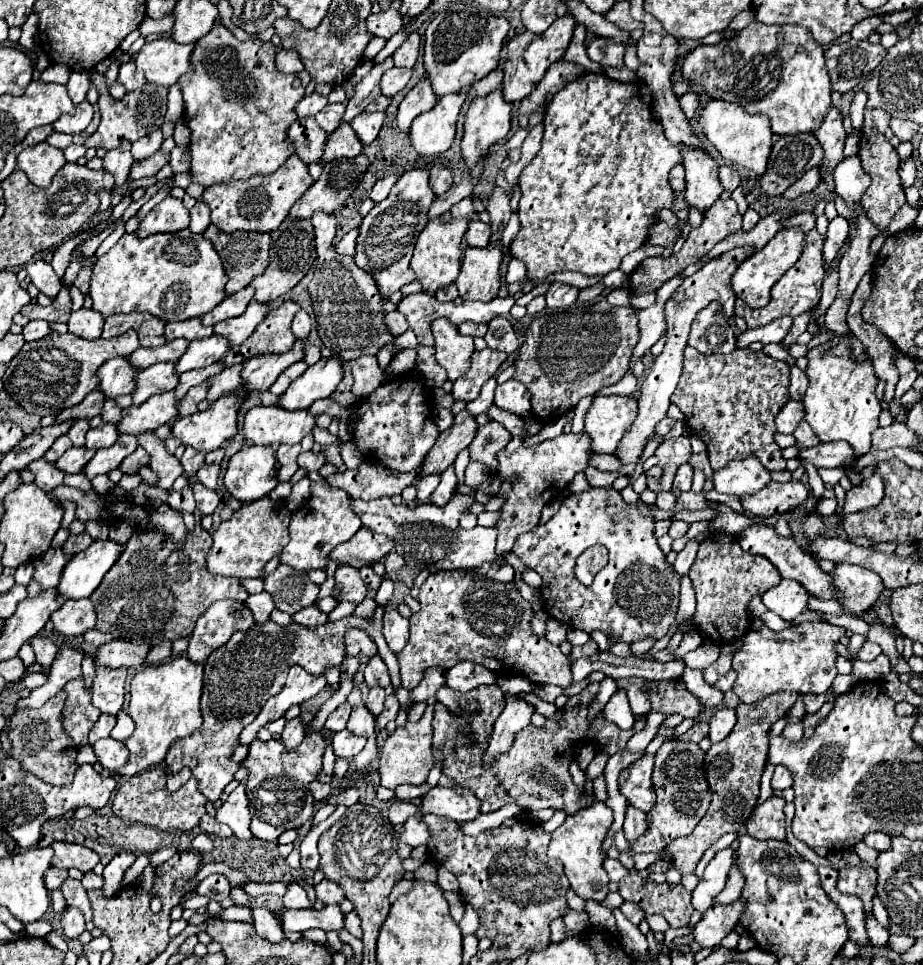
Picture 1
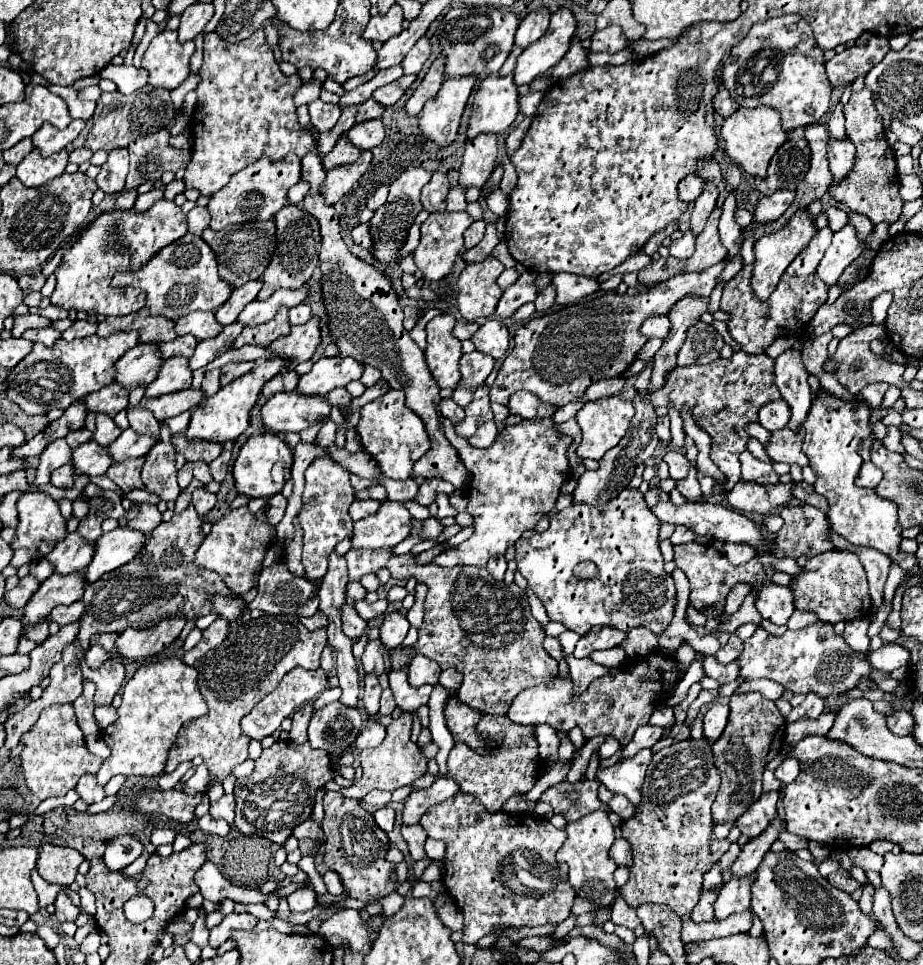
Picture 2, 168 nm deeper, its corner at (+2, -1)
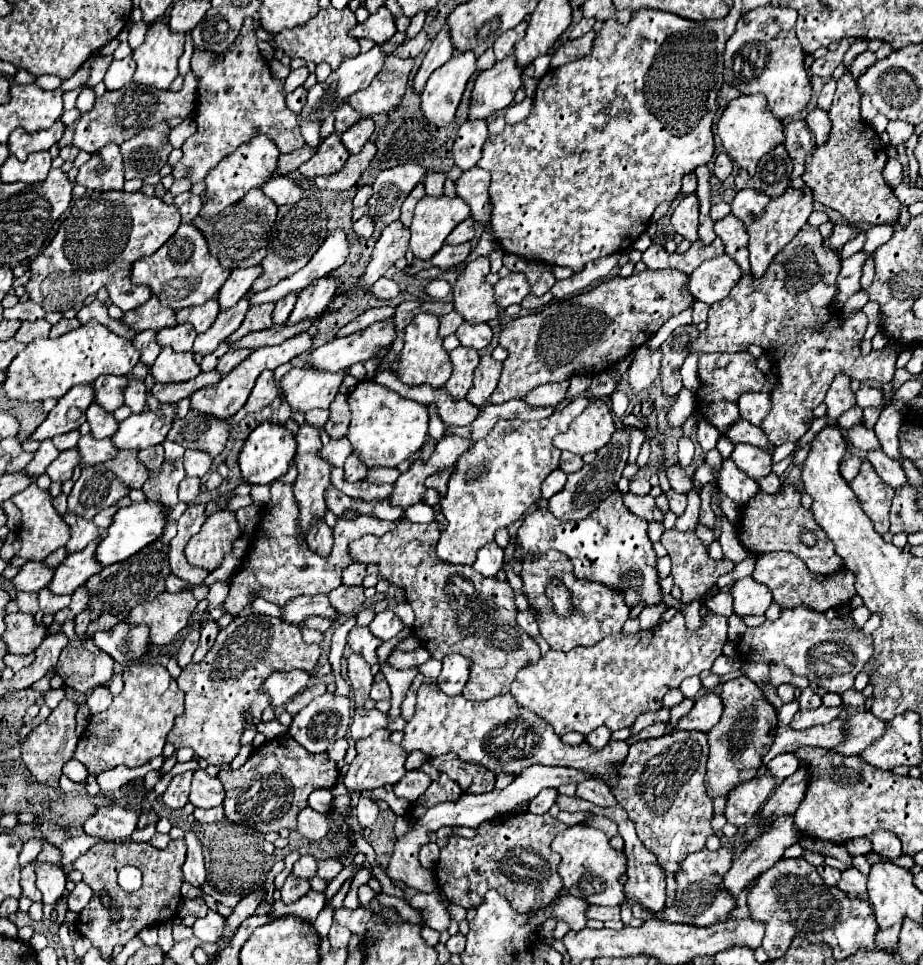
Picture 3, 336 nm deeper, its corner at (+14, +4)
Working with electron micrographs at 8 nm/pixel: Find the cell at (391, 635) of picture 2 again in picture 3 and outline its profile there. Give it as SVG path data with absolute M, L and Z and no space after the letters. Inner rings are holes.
M386 608L386 610L382 610L382 612L376 614L376 618L372 620L372 624L368 628L370 628L370 632L376 638L390 640L392 636L396 636L404 628L404 624L402 624L402 620L392 610Z

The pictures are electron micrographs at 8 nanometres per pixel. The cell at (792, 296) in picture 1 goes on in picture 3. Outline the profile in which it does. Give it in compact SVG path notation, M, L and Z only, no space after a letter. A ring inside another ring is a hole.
M728 215L714 223L714 232L724 242L726 254L730 254L734 261L741 265L742 278L736 282L734 290L722 300L710 306L708 314L708 328L690 344L690 354L708 354L708 352L740 352L746 350L750 344L756 344L764 348L770 356L776 360L778 368L778 388L770 392L772 410L768 412L766 420L762 420L760 428L766 432L766 438L770 444L780 446L784 442L796 442L804 432L810 428L814 416L812 410L824 402L824 396L838 372L846 374L854 380L874 380L878 384L890 382L896 372L896 358L898 352L894 352L890 346L882 350L872 350L870 354L862 354L862 340L868 326L868 318L862 310L854 310L848 316L842 316L836 308L832 308L834 298L838 294L836 278L840 274L840 256L836 252L830 252L830 248L824 246L824 240L818 232L818 228L806 224L772 260L768 270L760 278L752 278L746 275L744 270L749 267L748 234L746 227L738 218Z

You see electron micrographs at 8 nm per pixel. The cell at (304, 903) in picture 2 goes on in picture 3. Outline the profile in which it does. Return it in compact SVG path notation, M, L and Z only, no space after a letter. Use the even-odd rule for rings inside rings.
M290 874L286 878L286 882L284 882L284 886L280 888L282 902L284 904L292 904L298 898L302 898L304 894L308 894L308 890L310 890L310 880L308 878L298 878L298 876L292 876Z

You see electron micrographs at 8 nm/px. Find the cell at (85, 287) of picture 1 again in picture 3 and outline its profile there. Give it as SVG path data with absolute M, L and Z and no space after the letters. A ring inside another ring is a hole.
M152 296L146 304L142 304L140 308L132 310L132 312L126 312L124 314L124 324L128 324L134 332L140 332L140 330L162 330L166 326L174 326L178 324L174 320L176 312L172 308L164 308L160 304L160 300L156 296Z

